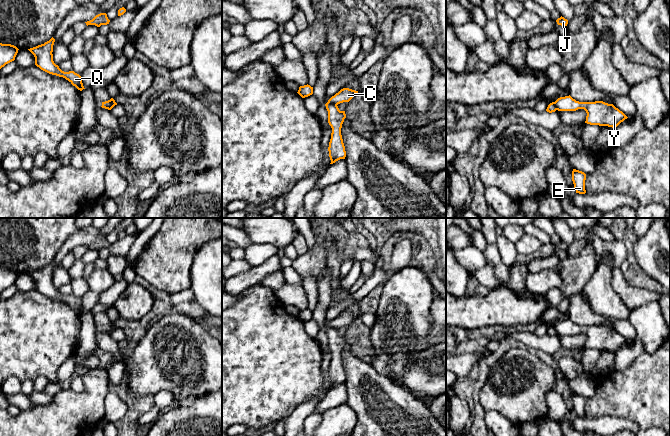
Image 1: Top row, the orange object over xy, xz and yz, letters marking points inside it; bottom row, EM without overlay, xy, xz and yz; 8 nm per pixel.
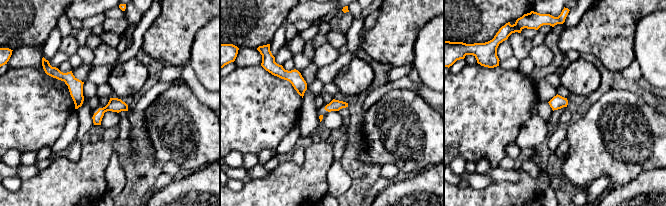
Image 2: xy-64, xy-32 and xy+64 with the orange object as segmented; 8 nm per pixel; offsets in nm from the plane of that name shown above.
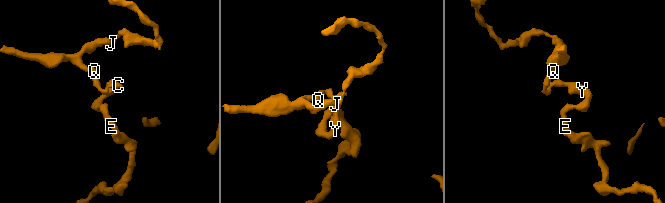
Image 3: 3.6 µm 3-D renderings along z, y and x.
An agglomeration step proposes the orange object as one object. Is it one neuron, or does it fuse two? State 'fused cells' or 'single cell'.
fused cells

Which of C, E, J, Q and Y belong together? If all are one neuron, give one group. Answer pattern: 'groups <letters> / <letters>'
groups C J Q / E Y

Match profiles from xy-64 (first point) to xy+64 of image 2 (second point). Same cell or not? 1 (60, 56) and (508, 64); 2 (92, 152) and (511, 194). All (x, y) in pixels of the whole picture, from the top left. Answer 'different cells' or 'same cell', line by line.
1: different cells
2: same cell

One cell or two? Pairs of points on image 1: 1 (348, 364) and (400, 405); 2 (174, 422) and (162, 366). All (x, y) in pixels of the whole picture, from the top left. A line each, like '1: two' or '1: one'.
1: one
2: two

